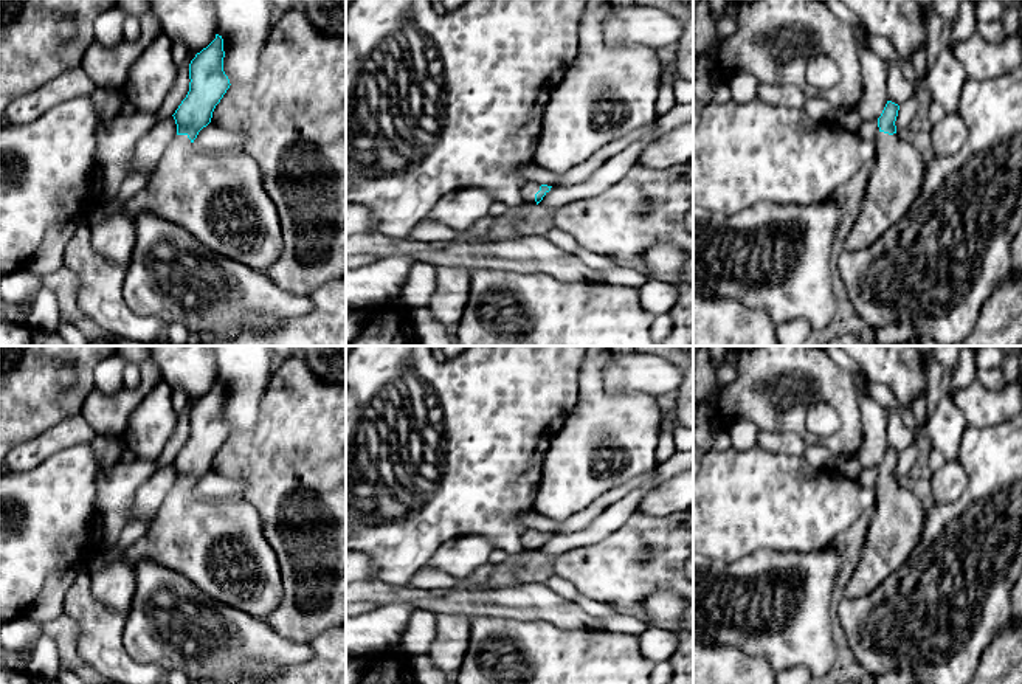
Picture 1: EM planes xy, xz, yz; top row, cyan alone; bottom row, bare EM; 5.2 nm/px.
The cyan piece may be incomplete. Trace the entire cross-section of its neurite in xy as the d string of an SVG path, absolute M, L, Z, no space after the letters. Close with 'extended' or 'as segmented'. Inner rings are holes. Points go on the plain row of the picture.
M216 382L216 386L191 408L189 439L172 462L177 484L166 495L146 534L124 555L135 566L144 558L157 561L189 579L214 600L265 619L282 600L284 582L278 555L264 534L257 510L245 499L202 501L192 493L231 433L223 419L223 405L223 386Z | extended

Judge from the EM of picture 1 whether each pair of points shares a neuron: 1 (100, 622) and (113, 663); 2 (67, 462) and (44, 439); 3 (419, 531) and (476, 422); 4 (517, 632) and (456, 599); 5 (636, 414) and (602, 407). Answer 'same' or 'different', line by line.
1: same
2: different
3: same
4: different
5: same

